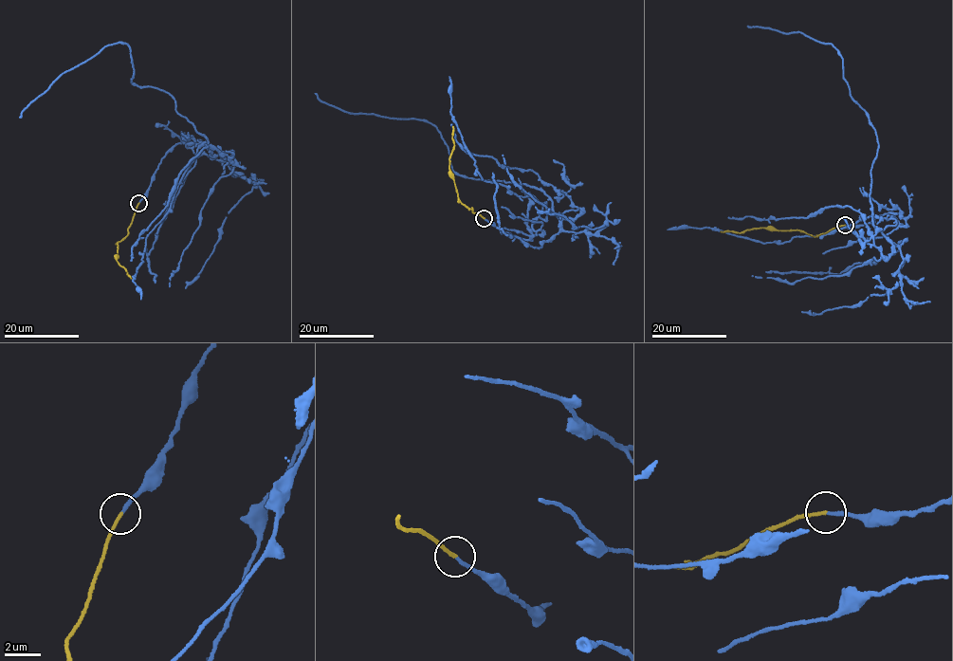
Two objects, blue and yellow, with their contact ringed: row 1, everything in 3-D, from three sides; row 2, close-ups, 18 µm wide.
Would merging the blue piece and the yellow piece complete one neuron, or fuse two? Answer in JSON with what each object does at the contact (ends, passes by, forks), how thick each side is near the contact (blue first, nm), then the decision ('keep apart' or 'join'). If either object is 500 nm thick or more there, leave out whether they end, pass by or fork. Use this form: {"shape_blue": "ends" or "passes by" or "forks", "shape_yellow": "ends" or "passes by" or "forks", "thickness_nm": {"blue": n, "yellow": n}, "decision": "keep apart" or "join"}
{"shape_blue": "ends", "shape_yellow": "ends", "thickness_nm": {"blue": 180, "yellow": 180}, "decision": "join"}

